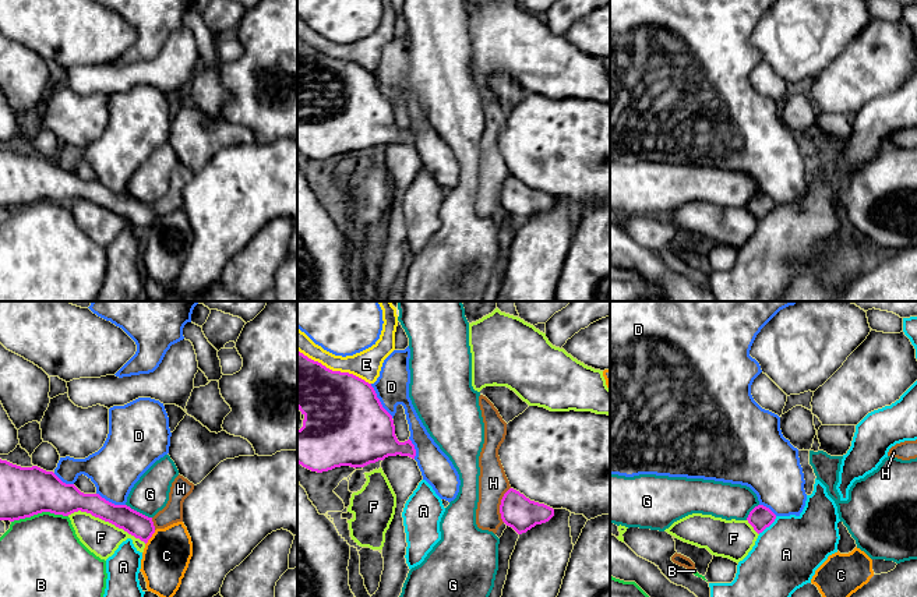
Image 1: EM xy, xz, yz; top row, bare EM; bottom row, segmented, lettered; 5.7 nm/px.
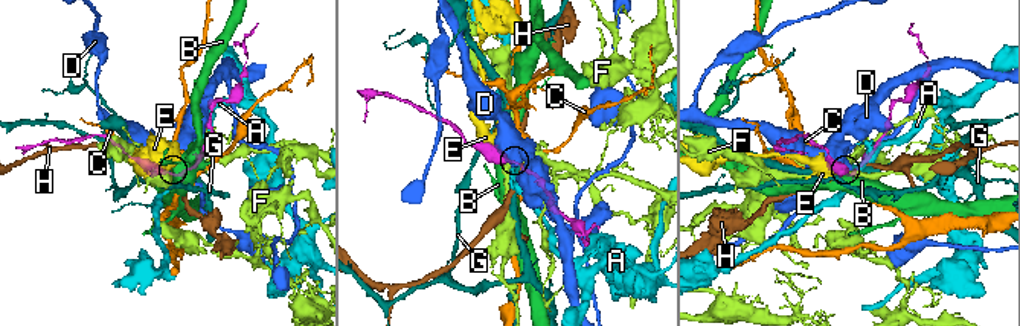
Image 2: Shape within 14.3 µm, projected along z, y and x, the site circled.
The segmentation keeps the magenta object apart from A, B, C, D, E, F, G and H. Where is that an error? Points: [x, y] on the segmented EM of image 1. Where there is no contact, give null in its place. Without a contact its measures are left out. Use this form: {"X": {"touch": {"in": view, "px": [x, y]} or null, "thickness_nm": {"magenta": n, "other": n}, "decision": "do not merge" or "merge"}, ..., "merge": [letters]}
{"A": {"touch": {"in": "yz", "px": [768, 526]}, "thickness_nm": {"magenta": 140, "other": 380}, "decision": "do not merge"}, "B": {"touch": {"in": "xy", "px": [39, 512]}, "thickness_nm": {"magenta": 280, "other": 460}, "decision": "do not merge"}, "C": {"touch": {"in": "xy", "px": [151, 536]}, "thickness_nm": {"magenta": 140, "other": 280}, "decision": "do not merge"}, "D": {"touch": {"in": "xz", "px": [378, 401]}, "thickness_nm": {"magenta": 480, "other": 190}, "decision": "do not merge"}, "E": {"touch": {"in": "xz", "px": [334, 371]}, "thickness_nm": {"magenta": 440, "other": 160}, "decision": "do not merge"}, "F": {"touch": {"in": "xy", "px": [106, 520]}, "thickness_nm": {"magenta": 160, "other": 200}, "decision": "do not merge"}, "G": {"touch": {"in": "xy", "px": [138, 512]}, "thickness_nm": {"magenta": 140, "other": 220}, "decision": "do not merge"}, "H": {"touch": {"in": "xz", "px": [500, 505]}, "thickness_nm": {"magenta": 200, "other": 170}, "decision": "do not merge"}, "merge": []}

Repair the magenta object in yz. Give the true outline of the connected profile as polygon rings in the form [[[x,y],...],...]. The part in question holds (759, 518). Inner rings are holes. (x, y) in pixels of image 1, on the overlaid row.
[[[763,505],[755,506],[747,517],[748,523],[758,534],[762,533],[766,527],[769,527],[775,522],[775,519],[776,515]]]

